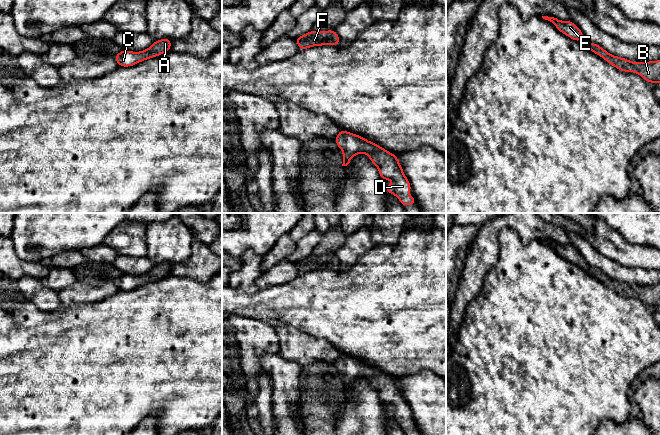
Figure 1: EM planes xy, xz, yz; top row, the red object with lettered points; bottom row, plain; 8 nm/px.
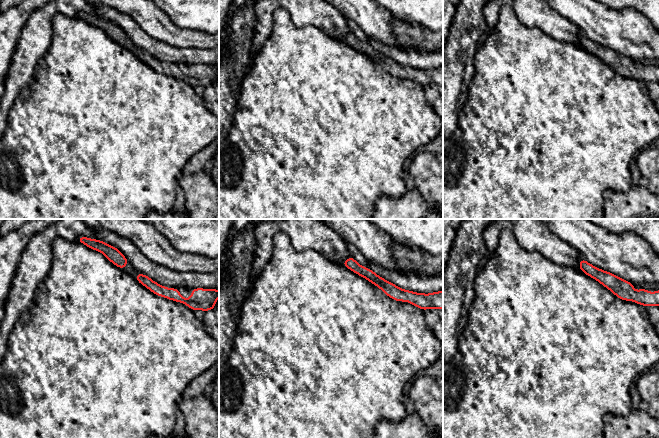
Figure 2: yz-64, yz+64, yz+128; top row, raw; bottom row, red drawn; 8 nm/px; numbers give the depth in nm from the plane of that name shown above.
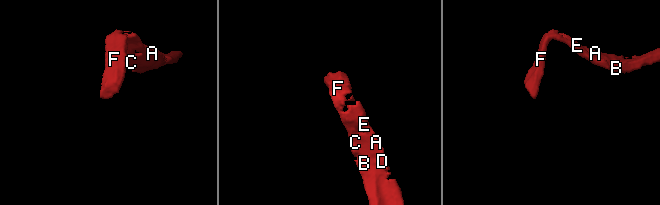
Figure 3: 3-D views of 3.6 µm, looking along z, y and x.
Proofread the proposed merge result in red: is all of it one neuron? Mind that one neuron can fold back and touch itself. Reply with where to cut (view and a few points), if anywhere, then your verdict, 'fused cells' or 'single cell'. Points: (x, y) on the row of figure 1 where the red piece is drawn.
no cut | single cell

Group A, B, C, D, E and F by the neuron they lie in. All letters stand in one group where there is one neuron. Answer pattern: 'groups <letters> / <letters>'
groups A B C D E F

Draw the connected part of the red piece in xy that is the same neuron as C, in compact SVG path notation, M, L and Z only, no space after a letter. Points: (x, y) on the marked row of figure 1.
M162 38L154 41L152 45L146 50L140 52L121 50L117 55L114 56L118 66L131 67L141 61L145 61L157 56L160 56L171 49L172 40L168 38Z

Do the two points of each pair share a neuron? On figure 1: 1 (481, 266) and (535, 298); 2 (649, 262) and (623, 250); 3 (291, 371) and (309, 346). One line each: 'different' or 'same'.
1: different
2: same
3: different

